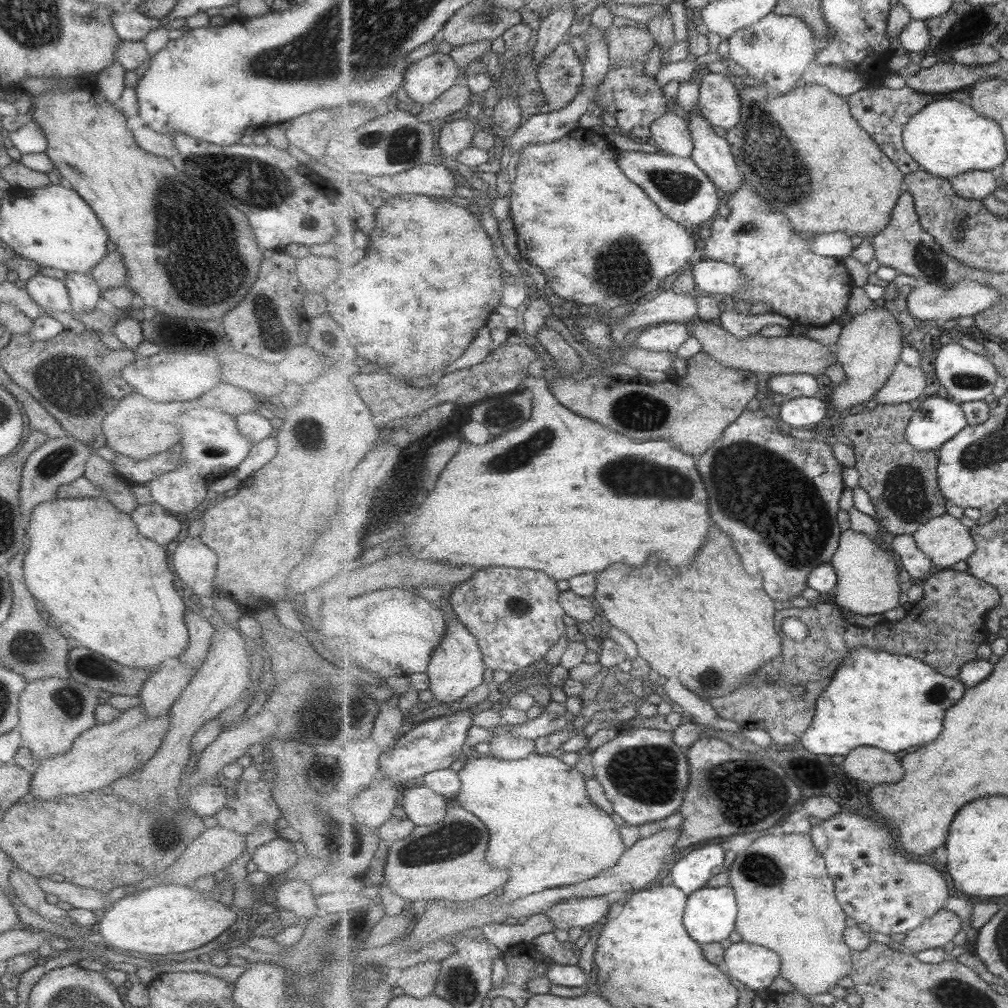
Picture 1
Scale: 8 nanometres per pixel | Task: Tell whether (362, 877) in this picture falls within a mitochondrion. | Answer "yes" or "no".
no

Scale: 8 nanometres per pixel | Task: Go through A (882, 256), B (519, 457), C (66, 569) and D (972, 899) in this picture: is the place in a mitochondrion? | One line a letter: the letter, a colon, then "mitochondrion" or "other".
A: other
B: mitochondrion
C: other
D: other

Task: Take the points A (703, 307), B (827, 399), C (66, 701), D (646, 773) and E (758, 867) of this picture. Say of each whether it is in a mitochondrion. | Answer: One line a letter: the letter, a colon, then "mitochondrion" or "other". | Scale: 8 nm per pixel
A: other
B: other
C: mitochondrion
D: mitochondrion
E: mitochondrion

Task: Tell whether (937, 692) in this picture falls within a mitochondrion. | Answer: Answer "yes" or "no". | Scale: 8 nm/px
yes

